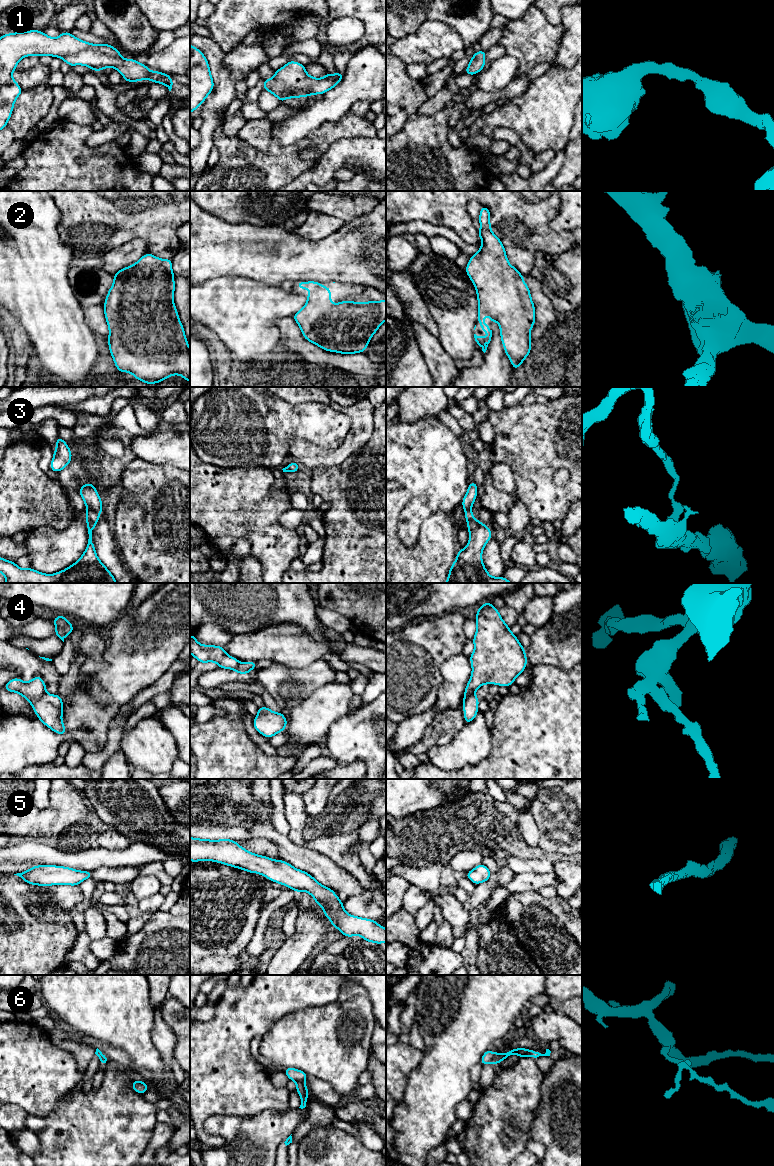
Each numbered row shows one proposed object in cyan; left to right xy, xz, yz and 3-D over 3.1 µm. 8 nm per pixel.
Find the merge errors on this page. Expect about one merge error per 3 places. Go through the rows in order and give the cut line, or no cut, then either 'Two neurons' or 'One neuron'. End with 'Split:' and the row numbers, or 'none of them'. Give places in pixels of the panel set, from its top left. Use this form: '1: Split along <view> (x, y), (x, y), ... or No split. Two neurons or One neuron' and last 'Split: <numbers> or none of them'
1: No split. One neuron
2: No split. One neuron
3: Split along xy (87, 509), (98, 515). Two neurons
4: Split along xy (45, 692), (39, 698), (30, 702). Two neurons
5: No split. One neuron
6: Split along yz (495, 1053), (490, 1062). Two neurons
Split: 3, 4, 6

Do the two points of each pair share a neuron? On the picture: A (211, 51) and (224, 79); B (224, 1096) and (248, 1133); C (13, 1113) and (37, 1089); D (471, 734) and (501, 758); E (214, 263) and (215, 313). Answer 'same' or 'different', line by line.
A: same
B: different
C: different
D: different
E: different

